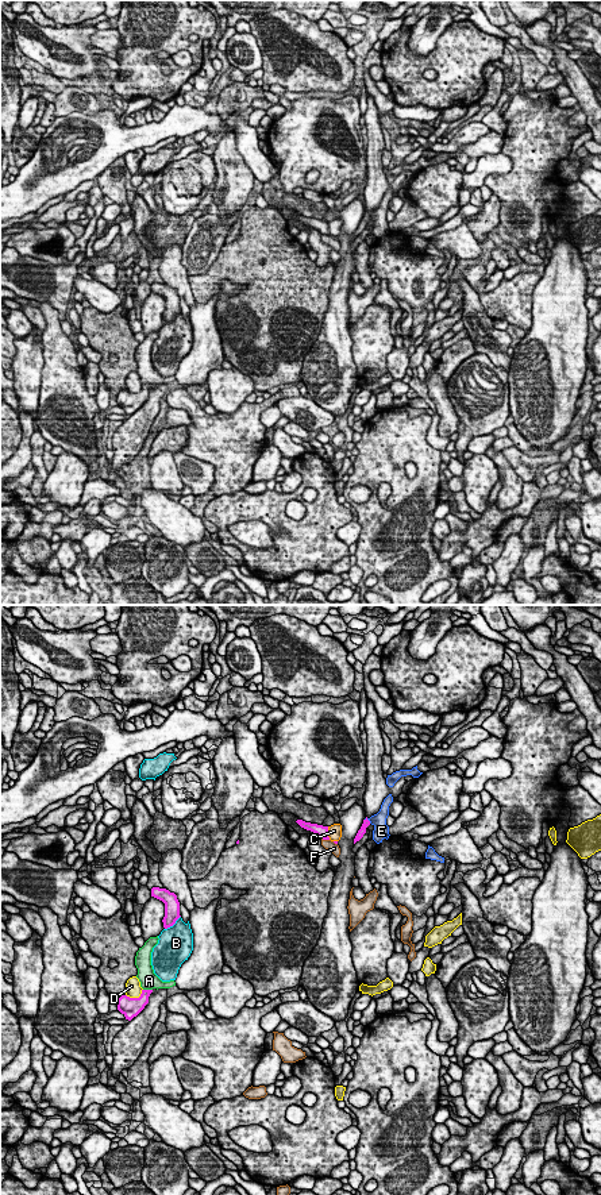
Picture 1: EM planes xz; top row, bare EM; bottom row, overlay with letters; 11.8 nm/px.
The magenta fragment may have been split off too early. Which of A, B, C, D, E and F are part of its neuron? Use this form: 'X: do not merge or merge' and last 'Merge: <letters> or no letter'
A: do not merge
B: do not merge
C: do not merge
D: do not merge
E: merge
F: do not merge
Merge: E

